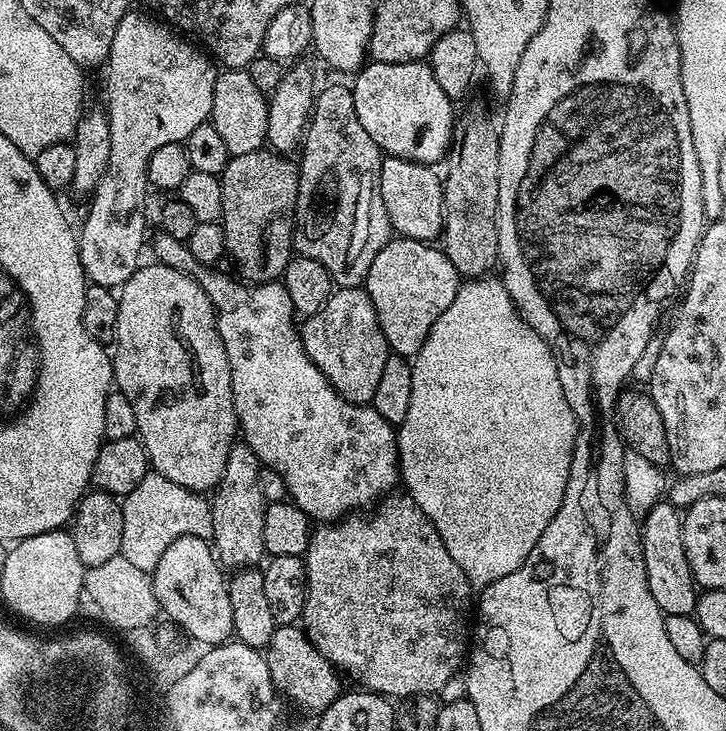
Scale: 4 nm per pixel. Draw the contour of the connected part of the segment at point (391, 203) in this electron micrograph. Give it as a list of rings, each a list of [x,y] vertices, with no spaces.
[[[385,155],[380,161],[380,193],[393,233],[405,240],[436,242],[444,230],[444,182],[430,164]]]

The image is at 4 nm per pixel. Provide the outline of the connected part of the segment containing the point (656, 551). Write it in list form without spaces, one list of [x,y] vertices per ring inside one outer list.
[[[671,502],[656,504],[642,518],[640,541],[646,562],[646,582],[650,582],[650,594],[654,594],[654,602],[658,602],[665,616],[693,615],[698,599],[698,585],[692,577],[690,562],[686,562],[681,509],[676,508]]]

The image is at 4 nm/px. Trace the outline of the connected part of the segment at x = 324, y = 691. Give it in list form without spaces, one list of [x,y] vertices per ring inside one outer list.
[[[278,626],[266,649],[270,678],[277,692],[289,705],[297,704],[304,712],[319,714],[339,698],[341,673],[308,641],[308,634],[300,626]]]

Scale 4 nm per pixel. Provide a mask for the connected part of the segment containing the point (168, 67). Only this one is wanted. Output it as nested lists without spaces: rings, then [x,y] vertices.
[[[129,10],[122,18],[122,22],[118,22],[118,26],[114,30],[114,42],[110,42],[110,54],[106,61],[106,69],[108,68],[108,104],[106,103],[106,111],[108,121],[110,122],[110,166],[106,166],[106,174],[102,174],[102,178],[98,182],[95,192],[91,193],[90,200],[92,200],[92,205],[89,206],[88,213],[84,216],[84,225],[78,228],[80,261],[84,267],[85,277],[87,277],[91,283],[97,284],[98,286],[106,286],[113,290],[119,289],[128,281],[128,279],[136,273],[136,269],[141,267],[142,264],[140,251],[142,251],[143,248],[145,251],[146,236],[144,240],[144,216],[140,213],[140,207],[144,204],[144,195],[150,192],[150,185],[148,183],[150,154],[154,154],[154,150],[158,150],[161,146],[170,146],[171,144],[179,144],[187,141],[188,135],[190,135],[197,126],[205,124],[212,115],[214,82],[218,75],[217,69],[212,69],[212,67],[214,67],[213,61],[209,59],[195,43],[192,45],[191,42],[188,41],[191,39],[185,38],[175,27],[169,26],[163,19],[157,18],[155,15],[149,14],[144,10],[139,10],[140,12],[136,11],[137,10]]]

